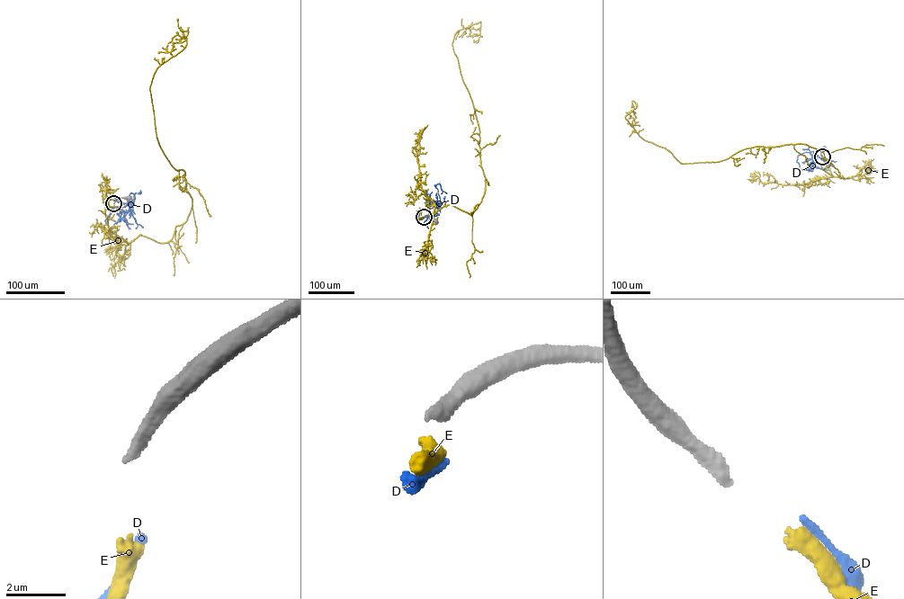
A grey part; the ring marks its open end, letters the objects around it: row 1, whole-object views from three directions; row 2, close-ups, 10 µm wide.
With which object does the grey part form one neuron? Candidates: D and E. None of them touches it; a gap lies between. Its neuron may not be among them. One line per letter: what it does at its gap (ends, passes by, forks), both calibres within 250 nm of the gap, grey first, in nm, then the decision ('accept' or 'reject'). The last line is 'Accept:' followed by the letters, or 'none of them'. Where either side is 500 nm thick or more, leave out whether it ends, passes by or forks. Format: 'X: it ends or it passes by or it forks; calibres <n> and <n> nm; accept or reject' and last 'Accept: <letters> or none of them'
D: it ends; calibres 380 and 280 nm; reject
E: it ends; calibres 380 and 480 nm; reject
Accept: none of them

